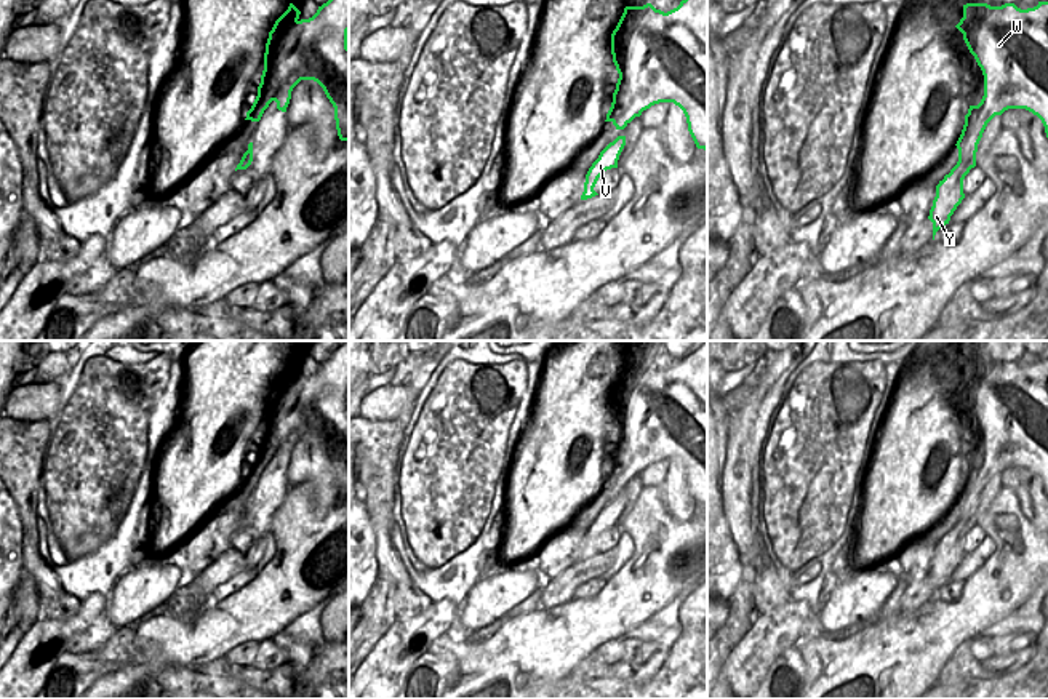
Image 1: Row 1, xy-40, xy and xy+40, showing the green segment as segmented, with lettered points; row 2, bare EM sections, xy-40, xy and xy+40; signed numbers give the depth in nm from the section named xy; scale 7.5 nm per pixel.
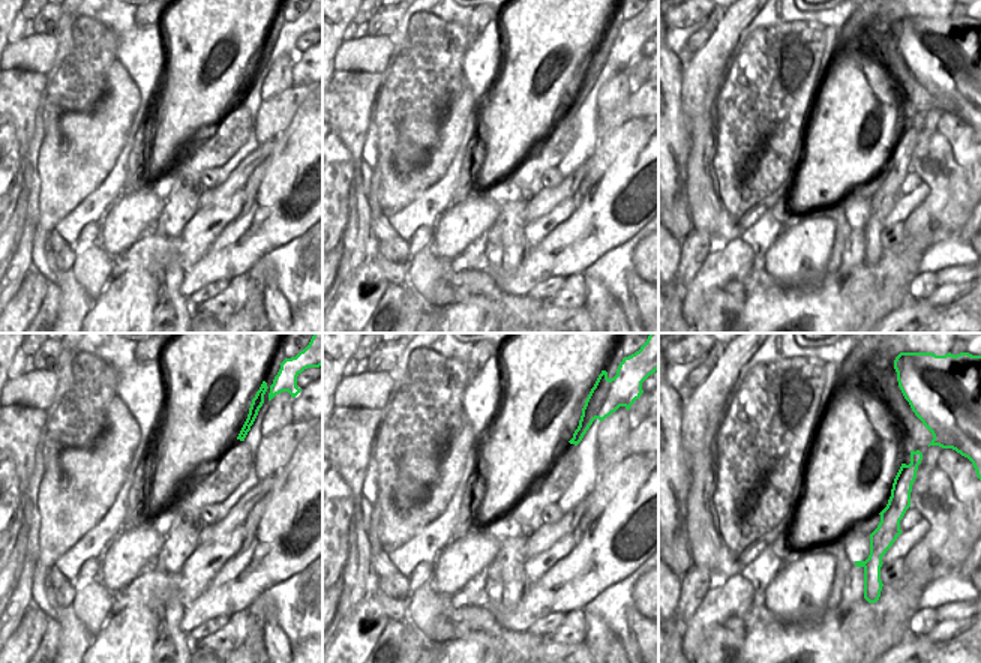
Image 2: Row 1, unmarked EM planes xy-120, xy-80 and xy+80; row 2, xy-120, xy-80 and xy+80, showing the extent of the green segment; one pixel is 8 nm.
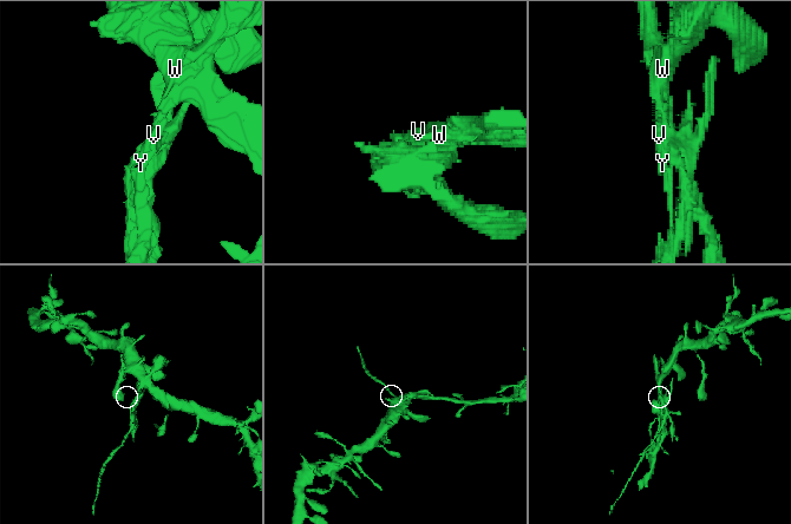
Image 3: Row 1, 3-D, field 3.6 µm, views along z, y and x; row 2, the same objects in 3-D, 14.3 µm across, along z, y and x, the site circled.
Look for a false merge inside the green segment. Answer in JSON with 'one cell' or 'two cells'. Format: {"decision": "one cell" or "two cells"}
{"decision": "two cells"}

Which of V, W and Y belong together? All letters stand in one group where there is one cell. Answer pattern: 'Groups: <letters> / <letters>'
Groups: V Y / W.

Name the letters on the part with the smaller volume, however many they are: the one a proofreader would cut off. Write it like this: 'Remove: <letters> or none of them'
Remove: V, Y.

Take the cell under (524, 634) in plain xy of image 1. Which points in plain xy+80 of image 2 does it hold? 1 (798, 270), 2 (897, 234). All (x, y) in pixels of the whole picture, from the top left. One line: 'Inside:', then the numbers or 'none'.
Inside: none

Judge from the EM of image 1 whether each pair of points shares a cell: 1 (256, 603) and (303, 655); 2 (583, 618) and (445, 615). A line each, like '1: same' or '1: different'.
1: different
2: different

